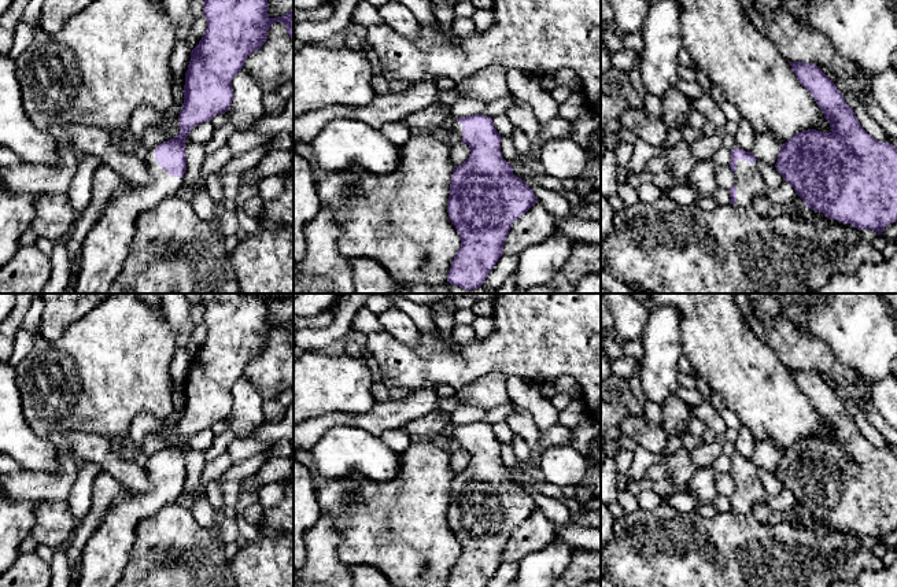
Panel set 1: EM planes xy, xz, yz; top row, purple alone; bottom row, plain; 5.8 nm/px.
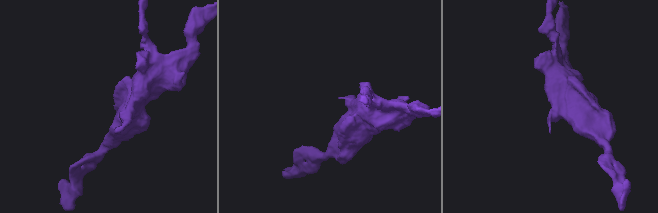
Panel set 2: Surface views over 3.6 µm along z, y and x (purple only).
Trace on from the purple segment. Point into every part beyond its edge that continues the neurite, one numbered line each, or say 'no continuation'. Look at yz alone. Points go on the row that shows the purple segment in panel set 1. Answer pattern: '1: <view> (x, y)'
1: yz (749, 183)

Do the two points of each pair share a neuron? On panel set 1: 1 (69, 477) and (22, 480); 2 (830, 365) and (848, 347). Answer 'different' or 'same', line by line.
1: same
2: different

